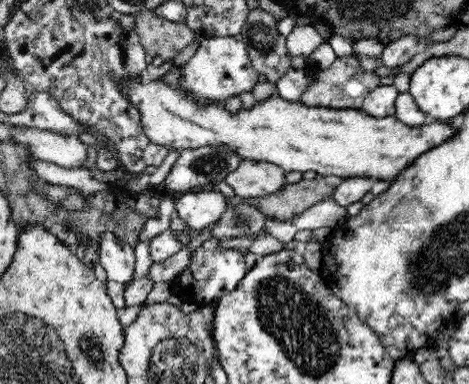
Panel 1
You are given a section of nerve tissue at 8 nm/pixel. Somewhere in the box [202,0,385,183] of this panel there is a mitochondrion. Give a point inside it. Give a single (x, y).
(257, 40)

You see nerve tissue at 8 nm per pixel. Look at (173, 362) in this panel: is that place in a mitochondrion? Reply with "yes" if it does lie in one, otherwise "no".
yes

